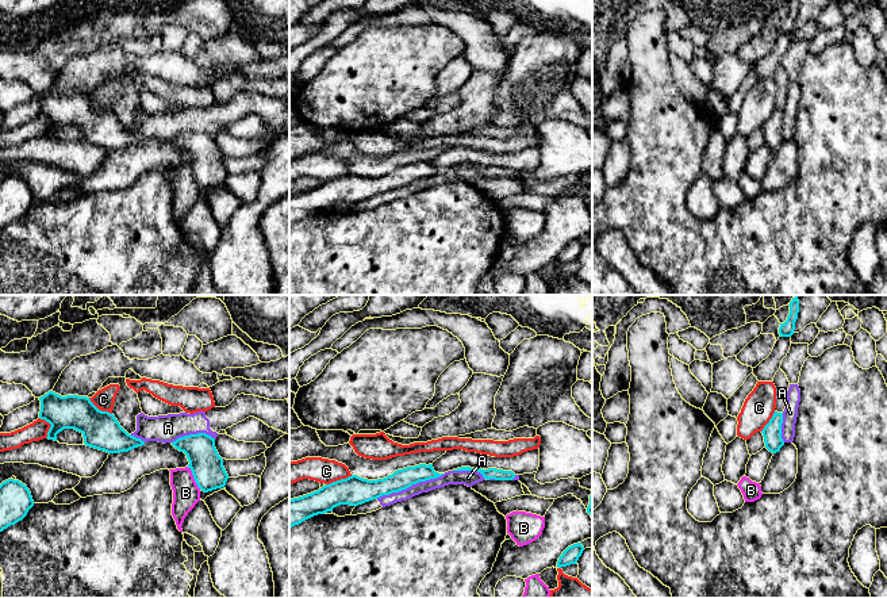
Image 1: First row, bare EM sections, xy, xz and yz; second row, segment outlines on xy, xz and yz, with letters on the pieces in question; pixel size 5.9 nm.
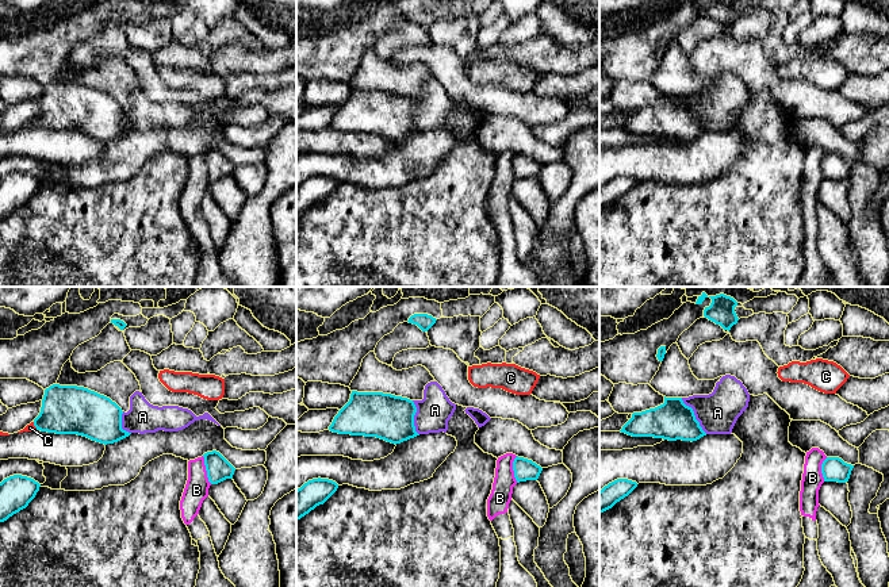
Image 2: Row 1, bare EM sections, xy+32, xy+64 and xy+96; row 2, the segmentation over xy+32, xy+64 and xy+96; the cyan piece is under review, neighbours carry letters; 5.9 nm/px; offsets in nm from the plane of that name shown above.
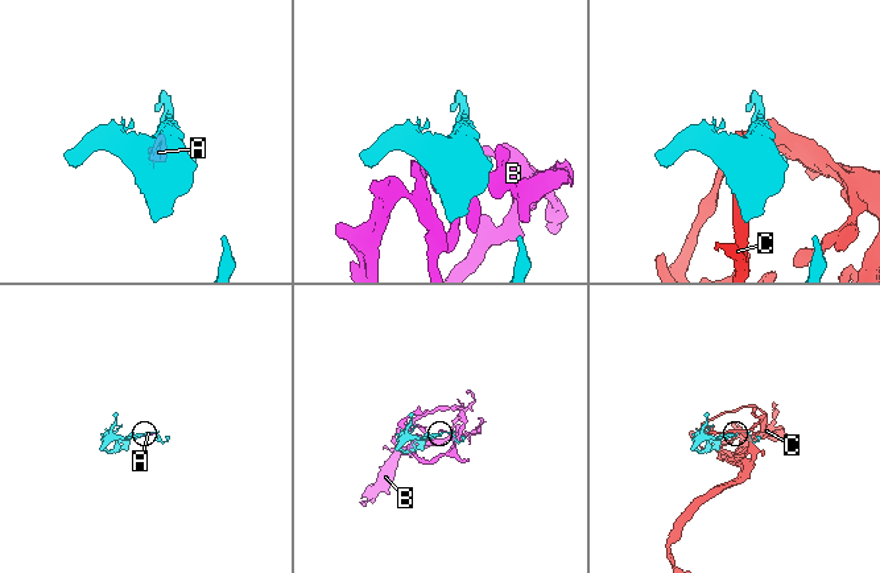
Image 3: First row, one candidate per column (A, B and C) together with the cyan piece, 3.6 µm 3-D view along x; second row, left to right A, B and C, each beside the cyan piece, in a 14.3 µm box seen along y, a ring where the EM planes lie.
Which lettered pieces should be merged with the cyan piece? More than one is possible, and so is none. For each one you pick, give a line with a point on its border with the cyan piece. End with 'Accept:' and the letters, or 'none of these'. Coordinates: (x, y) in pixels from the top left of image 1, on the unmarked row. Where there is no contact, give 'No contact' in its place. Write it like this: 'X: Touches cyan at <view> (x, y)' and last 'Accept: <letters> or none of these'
Accept: none of these

